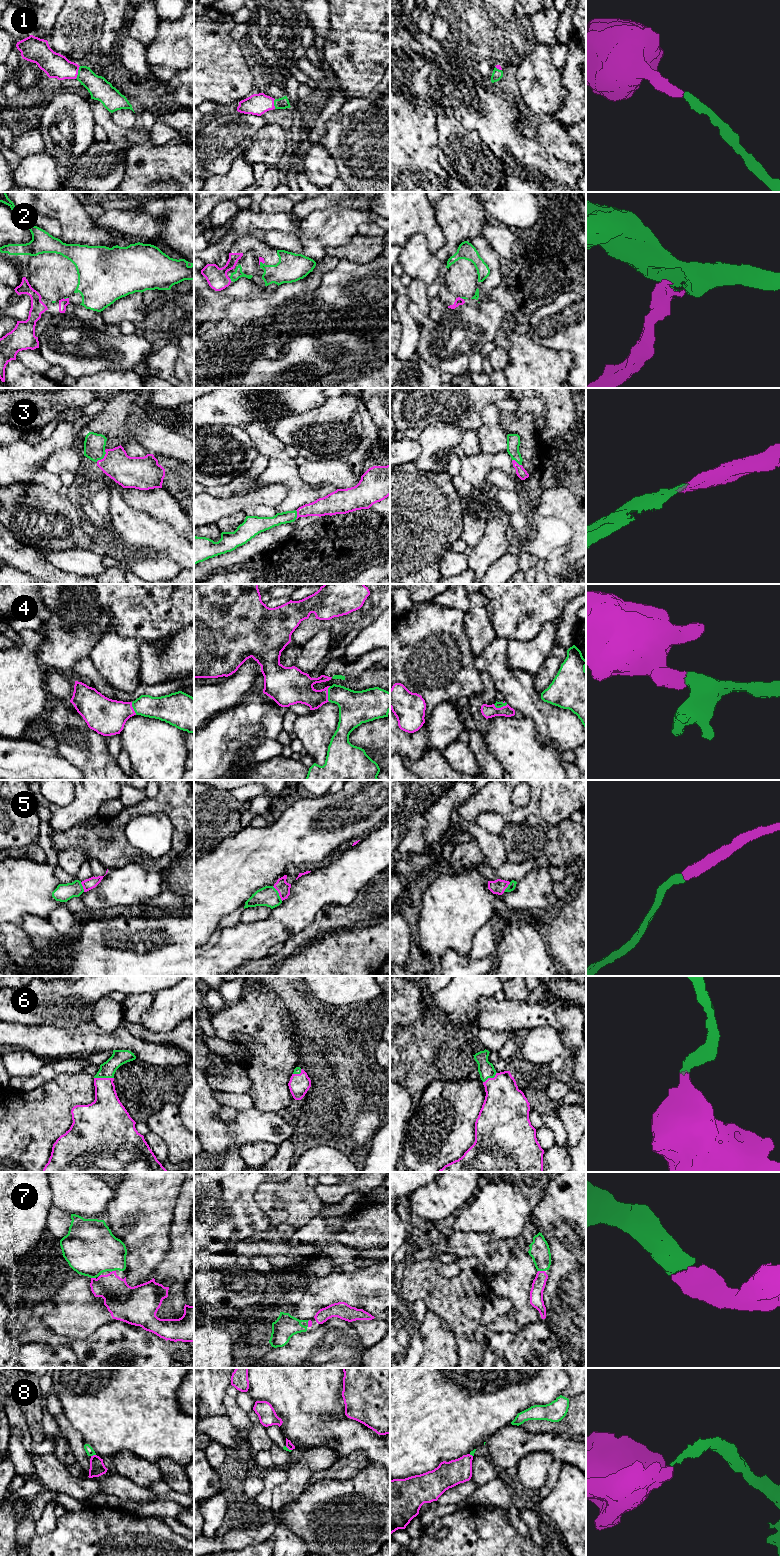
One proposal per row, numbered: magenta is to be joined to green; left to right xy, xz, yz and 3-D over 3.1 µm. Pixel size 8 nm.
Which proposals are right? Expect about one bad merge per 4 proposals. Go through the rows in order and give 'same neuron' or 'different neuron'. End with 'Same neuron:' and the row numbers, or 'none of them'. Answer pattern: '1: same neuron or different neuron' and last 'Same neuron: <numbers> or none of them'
1: same neuron
2: same neuron
3: same neuron
4: same neuron
5: same neuron
6: same neuron
7: same neuron
8: different neuron
Same neuron: 1, 2, 3, 4, 5, 6, 7

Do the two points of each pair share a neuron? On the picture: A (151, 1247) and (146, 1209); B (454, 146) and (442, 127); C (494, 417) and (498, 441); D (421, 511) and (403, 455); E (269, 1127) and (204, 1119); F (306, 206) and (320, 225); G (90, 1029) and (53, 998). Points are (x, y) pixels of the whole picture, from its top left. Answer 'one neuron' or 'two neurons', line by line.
A: one neuron
B: one neuron
C: one neuron
D: two neurons
E: one neuron
F: two neurons
G: two neurons

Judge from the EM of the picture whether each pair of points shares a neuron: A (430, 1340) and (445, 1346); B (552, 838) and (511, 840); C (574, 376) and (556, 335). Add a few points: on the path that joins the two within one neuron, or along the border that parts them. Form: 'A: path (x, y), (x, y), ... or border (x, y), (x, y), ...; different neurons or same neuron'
A: path (434, 1340), (441, 1345); same neuron
B: path (542, 838), (521, 840); same neuron
C: path (575, 365), (575, 351), (567, 343); same neuron

